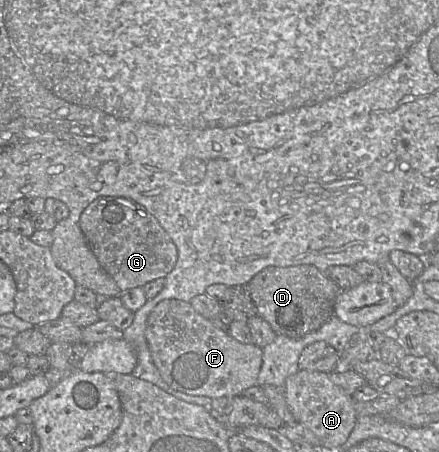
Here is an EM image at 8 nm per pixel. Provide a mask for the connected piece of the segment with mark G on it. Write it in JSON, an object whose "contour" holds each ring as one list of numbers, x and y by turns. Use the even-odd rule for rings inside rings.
{"contour":[[96,198,82,212,79,226,99,264,113,278,121,293,135,287,143,287,155,279,165,278,177,262,178,249,169,234,144,206,129,198]]}

